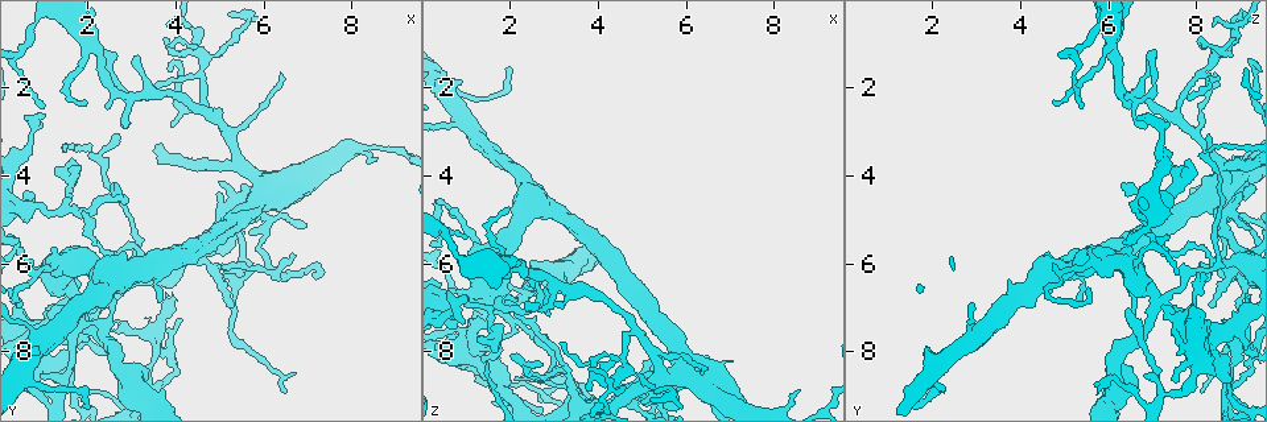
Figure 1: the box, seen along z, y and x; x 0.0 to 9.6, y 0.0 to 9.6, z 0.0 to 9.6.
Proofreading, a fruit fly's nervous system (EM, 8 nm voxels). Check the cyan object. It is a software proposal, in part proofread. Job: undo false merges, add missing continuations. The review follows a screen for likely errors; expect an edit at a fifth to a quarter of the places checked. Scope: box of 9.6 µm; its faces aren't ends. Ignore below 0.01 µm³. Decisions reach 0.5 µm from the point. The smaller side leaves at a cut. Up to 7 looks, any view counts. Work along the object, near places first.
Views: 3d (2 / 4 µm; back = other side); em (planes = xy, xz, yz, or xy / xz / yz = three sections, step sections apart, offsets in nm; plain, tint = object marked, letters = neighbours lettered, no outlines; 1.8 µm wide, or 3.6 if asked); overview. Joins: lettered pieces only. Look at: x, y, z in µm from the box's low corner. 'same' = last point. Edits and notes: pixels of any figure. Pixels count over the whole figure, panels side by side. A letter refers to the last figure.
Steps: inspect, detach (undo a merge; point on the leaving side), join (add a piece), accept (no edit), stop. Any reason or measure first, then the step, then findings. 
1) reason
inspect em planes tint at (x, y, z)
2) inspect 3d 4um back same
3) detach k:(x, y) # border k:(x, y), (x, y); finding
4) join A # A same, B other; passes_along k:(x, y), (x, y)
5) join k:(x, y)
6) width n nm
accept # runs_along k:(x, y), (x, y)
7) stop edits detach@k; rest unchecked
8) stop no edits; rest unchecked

thin end
inspect 3d 4um at (6.40, 1.70, 8.45)

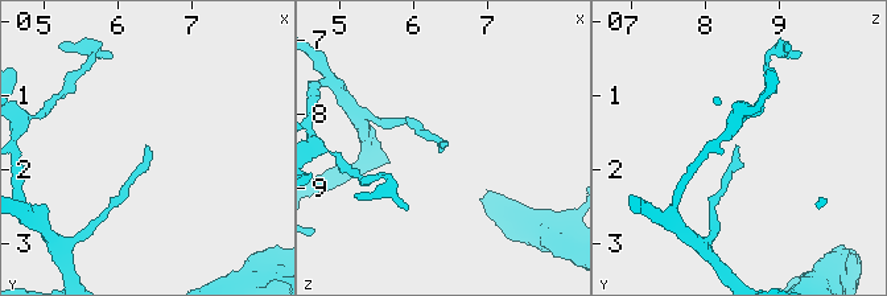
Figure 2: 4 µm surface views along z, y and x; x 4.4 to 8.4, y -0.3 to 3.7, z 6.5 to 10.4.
now the EM
inspect em planes letters at (6.45, 1.65, 8.40)

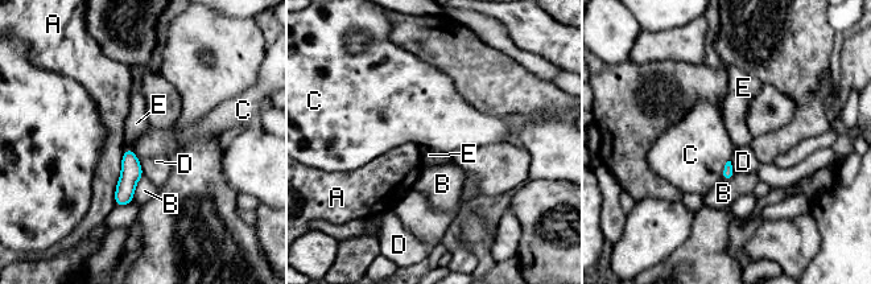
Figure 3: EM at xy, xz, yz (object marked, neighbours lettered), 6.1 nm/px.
accept # A other, B other, C other, D other, E other; border 3:(729, 160), (721, 178); no lettered piece goes on from it

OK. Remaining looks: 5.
thick turns thin
inspect em planes plain at (1.60, 4.75, 7.05)

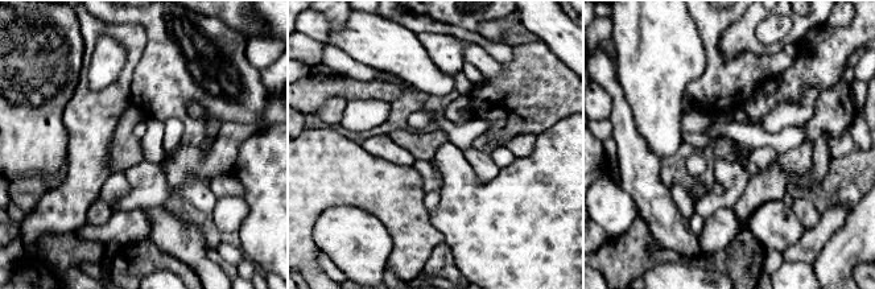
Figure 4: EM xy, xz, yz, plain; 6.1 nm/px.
with the object marked
inspect em planes tint same

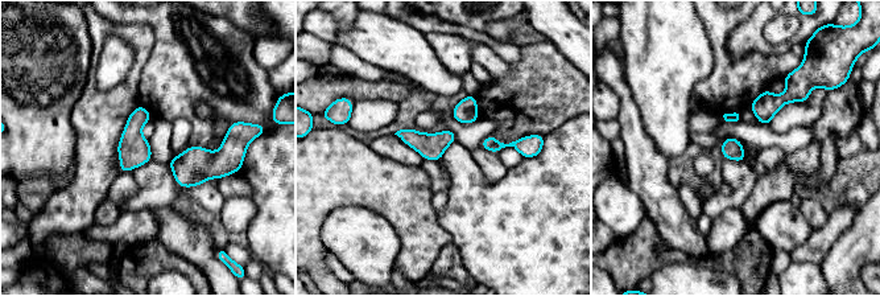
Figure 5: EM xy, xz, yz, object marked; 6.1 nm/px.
inspect em planes letters same

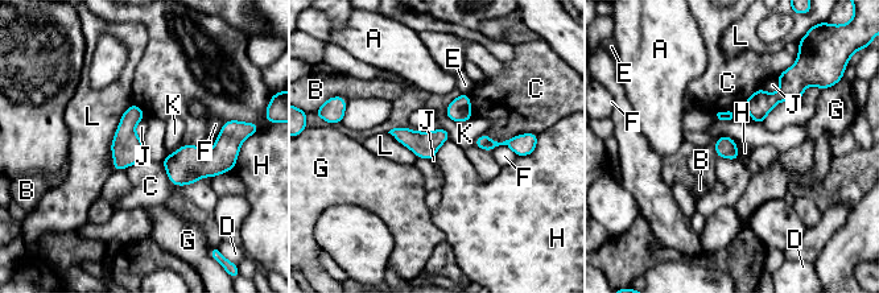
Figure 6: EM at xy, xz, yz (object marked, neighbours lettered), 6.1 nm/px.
longest_contact L 440 nm
accept # A other, B other, C other, D other, E other, F other, G other, H other, J other, K other, L other; border 6:(734, 140), (739, 160); all the same neuron

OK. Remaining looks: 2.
branch stops here
inspect em planes letters at (0.95, 2.35, 5.45)

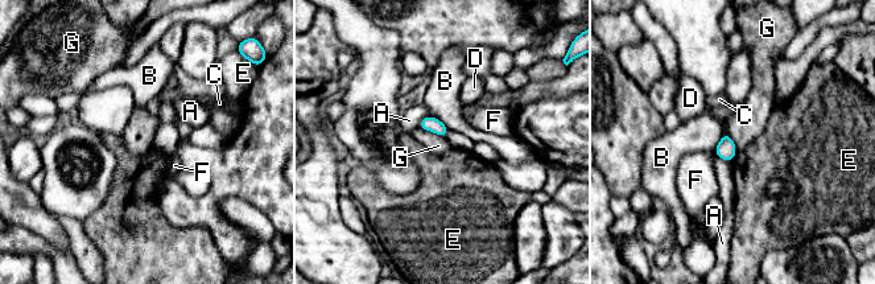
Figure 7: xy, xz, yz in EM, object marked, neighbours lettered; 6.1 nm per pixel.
accept # A other, B other, C other, D other, E other, F other, G other; border 7:(419, 127), (445, 138); no lettered piece goes on from it

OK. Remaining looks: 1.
stop no edits; rest unchecked

